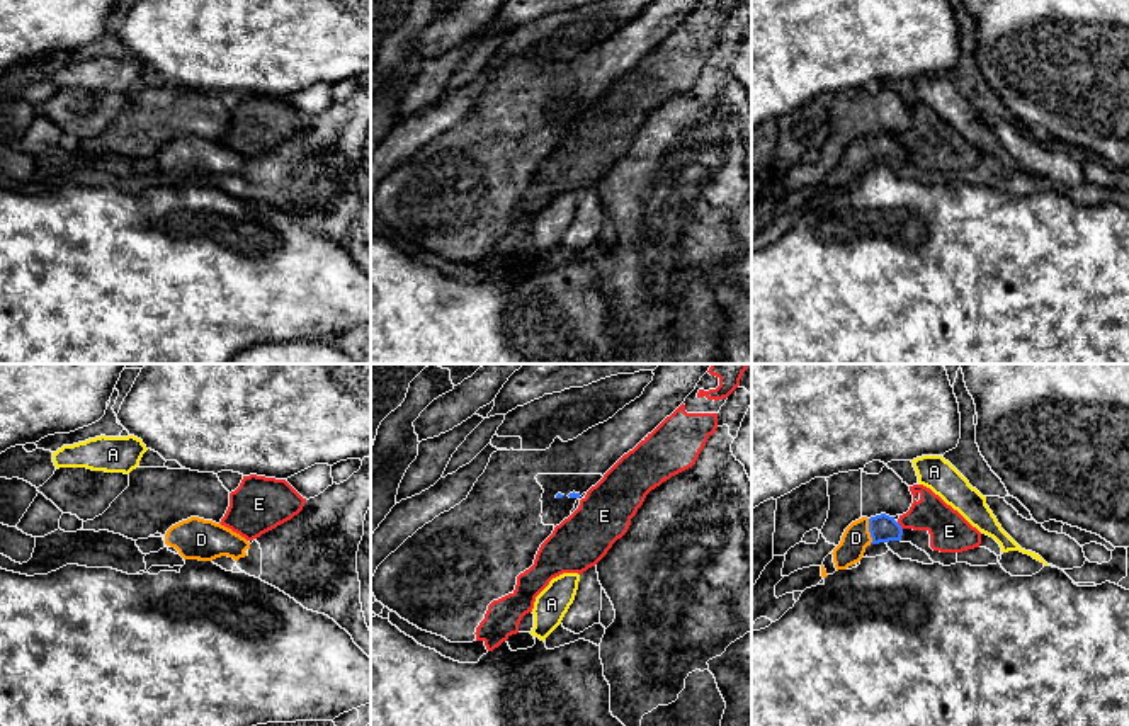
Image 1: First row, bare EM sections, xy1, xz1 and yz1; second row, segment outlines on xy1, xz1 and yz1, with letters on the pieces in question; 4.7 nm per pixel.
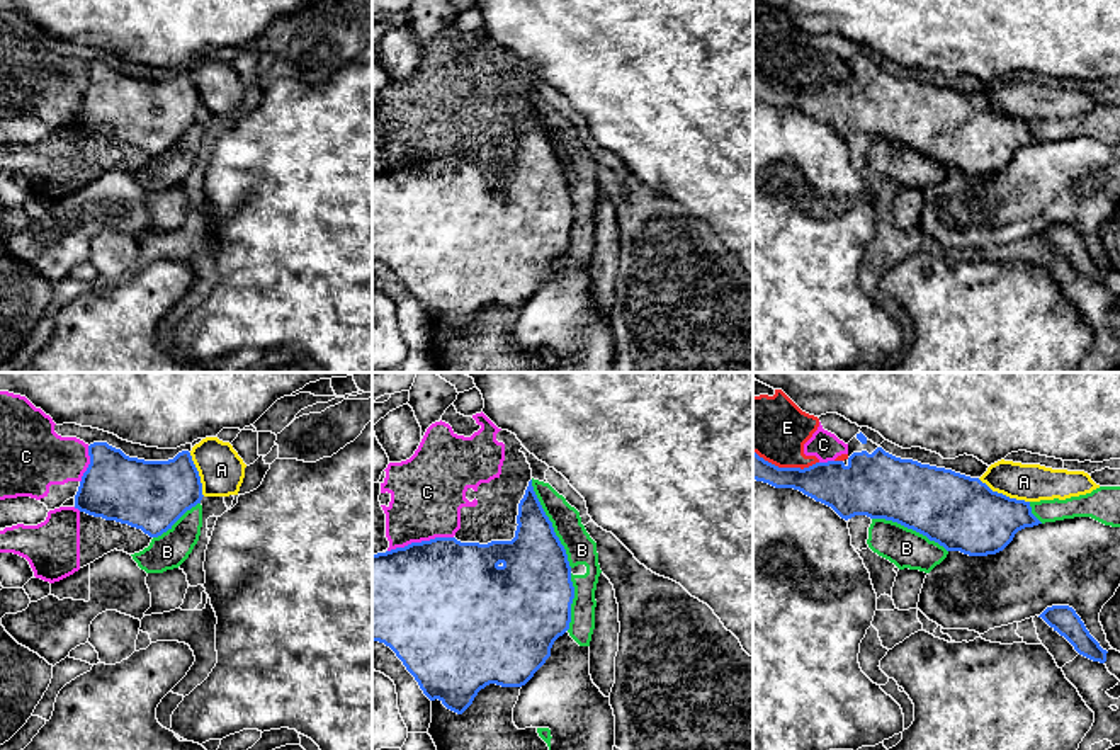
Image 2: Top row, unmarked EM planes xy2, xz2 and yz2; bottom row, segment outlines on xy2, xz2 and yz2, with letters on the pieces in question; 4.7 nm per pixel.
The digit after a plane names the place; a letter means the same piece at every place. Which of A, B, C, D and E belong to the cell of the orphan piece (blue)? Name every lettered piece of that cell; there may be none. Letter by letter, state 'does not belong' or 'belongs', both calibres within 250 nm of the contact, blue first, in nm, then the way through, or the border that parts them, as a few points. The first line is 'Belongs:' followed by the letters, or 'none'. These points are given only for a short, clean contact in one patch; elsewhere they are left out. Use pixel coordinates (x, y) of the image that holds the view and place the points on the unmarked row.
Belongs: D
A: does not belong; 360 nm thick on the blue side, 180 nm on the other
B: does not belong; 320 nm thick on the blue side, 140 nm on the other
C: does not belong; 500 nm thick on the blue side, 360 nm on the other
D: belongs; 130 nm thick on the blue side, 130 nm on the other; runs through yz1 (883, 147), (869, 150), (856, 157)
E: does not belong; 200 nm thick on the blue side, 300 nm on the other

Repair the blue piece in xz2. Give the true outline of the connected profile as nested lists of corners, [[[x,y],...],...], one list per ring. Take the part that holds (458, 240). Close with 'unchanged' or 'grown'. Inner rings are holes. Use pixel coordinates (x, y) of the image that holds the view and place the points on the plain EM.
[[[532,99],[518,122],[512,160],[488,163],[435,156],[372,173],[372,260],[384,262],[415,296],[423,313],[462,333],[489,303],[522,306],[551,276],[554,260],[569,248],[574,206],[571,185]]]; unchanged

